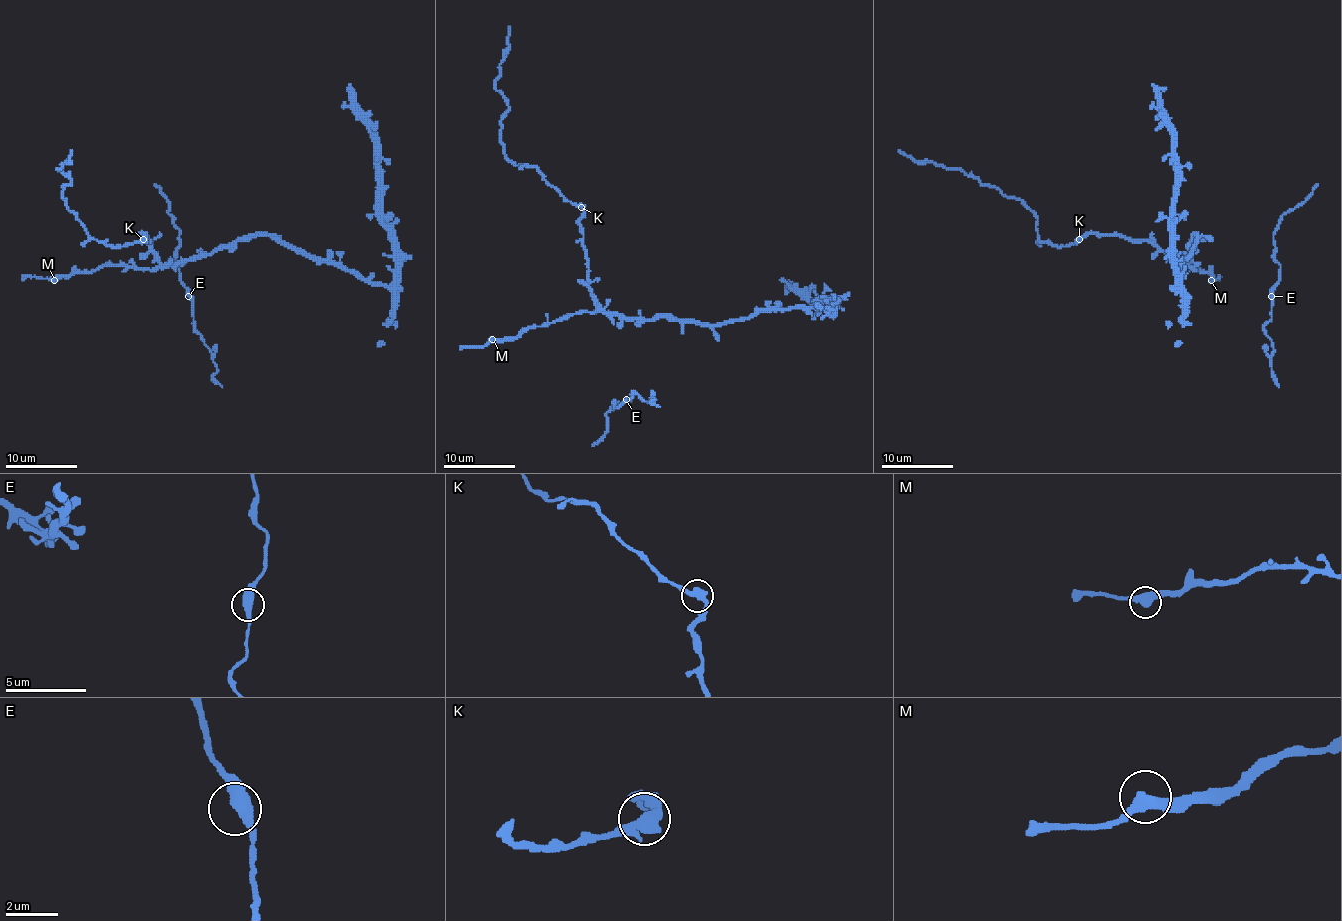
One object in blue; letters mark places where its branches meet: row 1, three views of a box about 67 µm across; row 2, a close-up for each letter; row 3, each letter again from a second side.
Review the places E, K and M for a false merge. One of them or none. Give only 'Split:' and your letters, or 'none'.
Split: K

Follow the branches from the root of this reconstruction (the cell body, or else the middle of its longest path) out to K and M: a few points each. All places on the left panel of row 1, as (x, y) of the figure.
K: (200, 255), (163, 264), (150, 248), (150, 241), (142, 234), (143, 239)
M: (200, 255), (150, 269), (104, 266), (59, 275), (54, 280)

